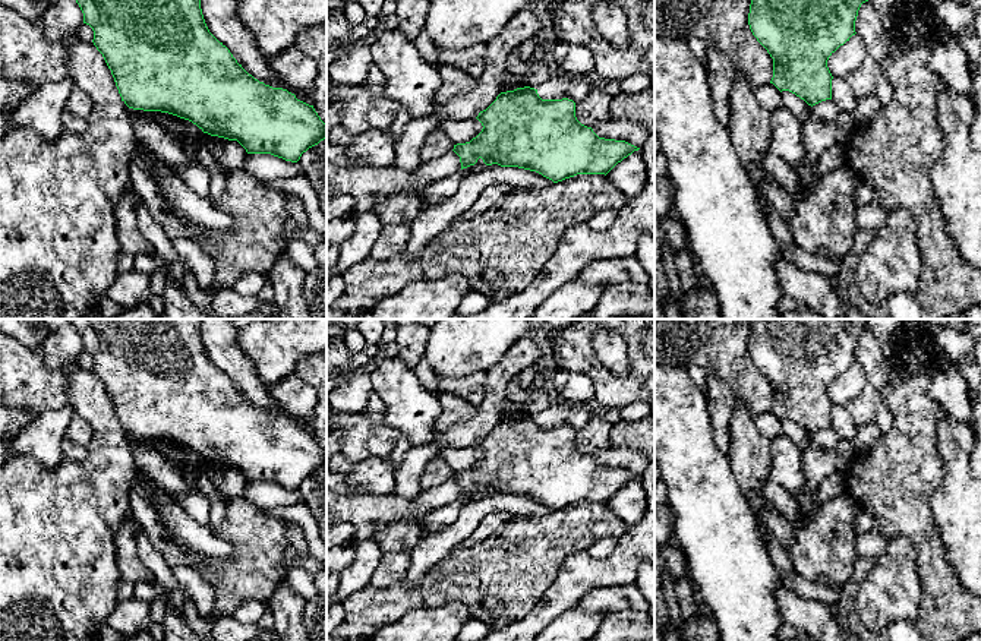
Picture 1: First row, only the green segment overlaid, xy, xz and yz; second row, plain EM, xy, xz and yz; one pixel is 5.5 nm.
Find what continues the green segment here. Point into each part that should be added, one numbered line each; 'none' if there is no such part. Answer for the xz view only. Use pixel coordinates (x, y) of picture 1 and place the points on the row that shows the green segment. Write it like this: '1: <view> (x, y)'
none

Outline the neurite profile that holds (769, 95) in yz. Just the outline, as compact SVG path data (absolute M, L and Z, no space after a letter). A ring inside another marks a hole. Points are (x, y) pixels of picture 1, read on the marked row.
M773 83L757 88L756 98L770 113L782 107L782 92Z

